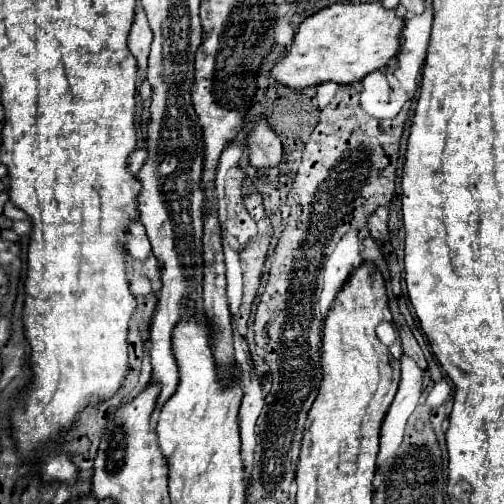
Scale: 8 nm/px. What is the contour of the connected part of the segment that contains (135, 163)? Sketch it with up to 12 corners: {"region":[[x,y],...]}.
{"region":[[134,150],[128,158],[132,174],[142,168],[146,150]]}

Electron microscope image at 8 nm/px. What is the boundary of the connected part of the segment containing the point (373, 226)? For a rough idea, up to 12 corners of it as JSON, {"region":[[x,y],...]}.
{"region":[[376,214],[368,218],[374,240],[390,242],[388,224]]}

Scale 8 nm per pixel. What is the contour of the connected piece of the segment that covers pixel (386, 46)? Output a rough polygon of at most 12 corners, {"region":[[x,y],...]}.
{"region":[[382,2],[332,4],[270,70],[288,88],[360,82],[398,56]]}

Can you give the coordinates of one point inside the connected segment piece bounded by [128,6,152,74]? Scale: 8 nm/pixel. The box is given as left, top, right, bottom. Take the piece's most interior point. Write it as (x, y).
(140, 37)

